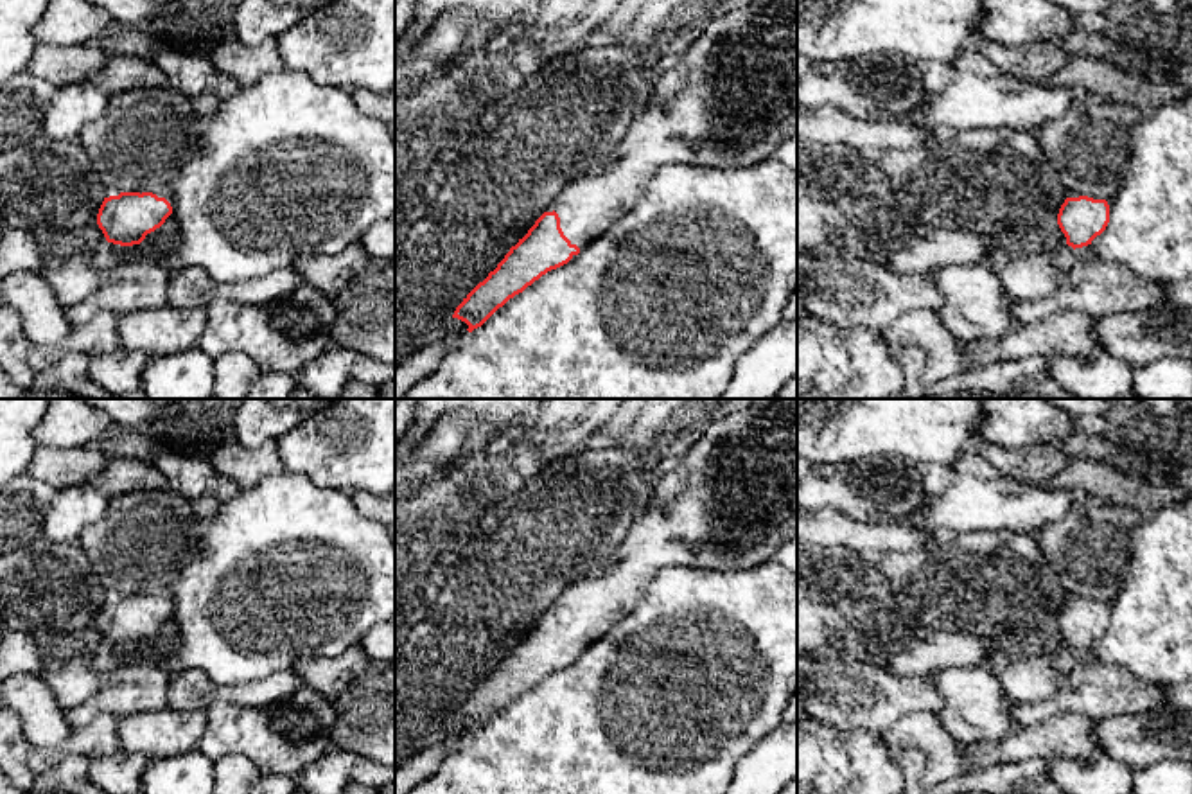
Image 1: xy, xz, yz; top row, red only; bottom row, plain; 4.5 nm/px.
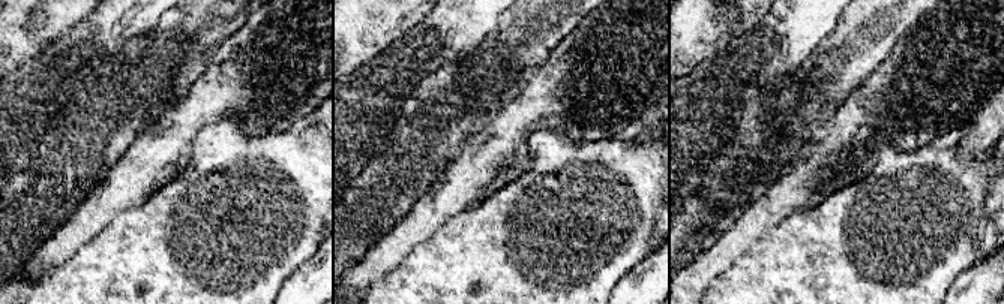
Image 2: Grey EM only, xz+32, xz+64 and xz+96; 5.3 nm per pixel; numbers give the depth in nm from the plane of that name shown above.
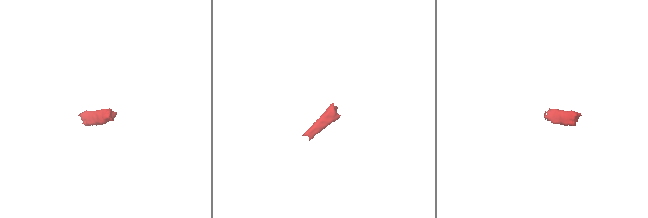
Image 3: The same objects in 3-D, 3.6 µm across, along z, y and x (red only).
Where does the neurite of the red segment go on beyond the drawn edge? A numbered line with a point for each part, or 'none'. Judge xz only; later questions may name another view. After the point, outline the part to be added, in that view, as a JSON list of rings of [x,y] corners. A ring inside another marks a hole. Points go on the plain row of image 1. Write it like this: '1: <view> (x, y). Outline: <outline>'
1: xz (731, 500). Outline: [[[754,399],[743,410],[711,424],[655,483],[650,508],[623,541],[587,575],[564,587],[546,614],[557,614],[564,638],[580,654],[625,620],[643,584],[666,568],[754,568],[797,535],[797,399]]]
2: xz (453, 726). Outline: [[[451,720],[442,735],[467,733],[469,728],[458,720]]]

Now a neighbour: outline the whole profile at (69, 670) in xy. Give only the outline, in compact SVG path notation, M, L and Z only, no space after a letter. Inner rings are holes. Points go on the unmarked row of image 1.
M84 589L81 607L27 614L23 622L9 625L36 638L43 657L39 677L65 710L83 704L99 688L101 672L93 670L93 656L106 645L97 627L106 595L106 589Z

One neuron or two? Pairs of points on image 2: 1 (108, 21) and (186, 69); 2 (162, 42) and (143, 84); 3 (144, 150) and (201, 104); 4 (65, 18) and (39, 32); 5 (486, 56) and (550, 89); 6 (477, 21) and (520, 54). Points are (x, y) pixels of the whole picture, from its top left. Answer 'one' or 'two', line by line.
1: two
2: one
3: one
4: one
5: two
6: two

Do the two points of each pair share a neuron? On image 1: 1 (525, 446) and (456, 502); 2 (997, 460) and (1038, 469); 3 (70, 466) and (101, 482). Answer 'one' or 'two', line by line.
1: one
2: one
3: two

